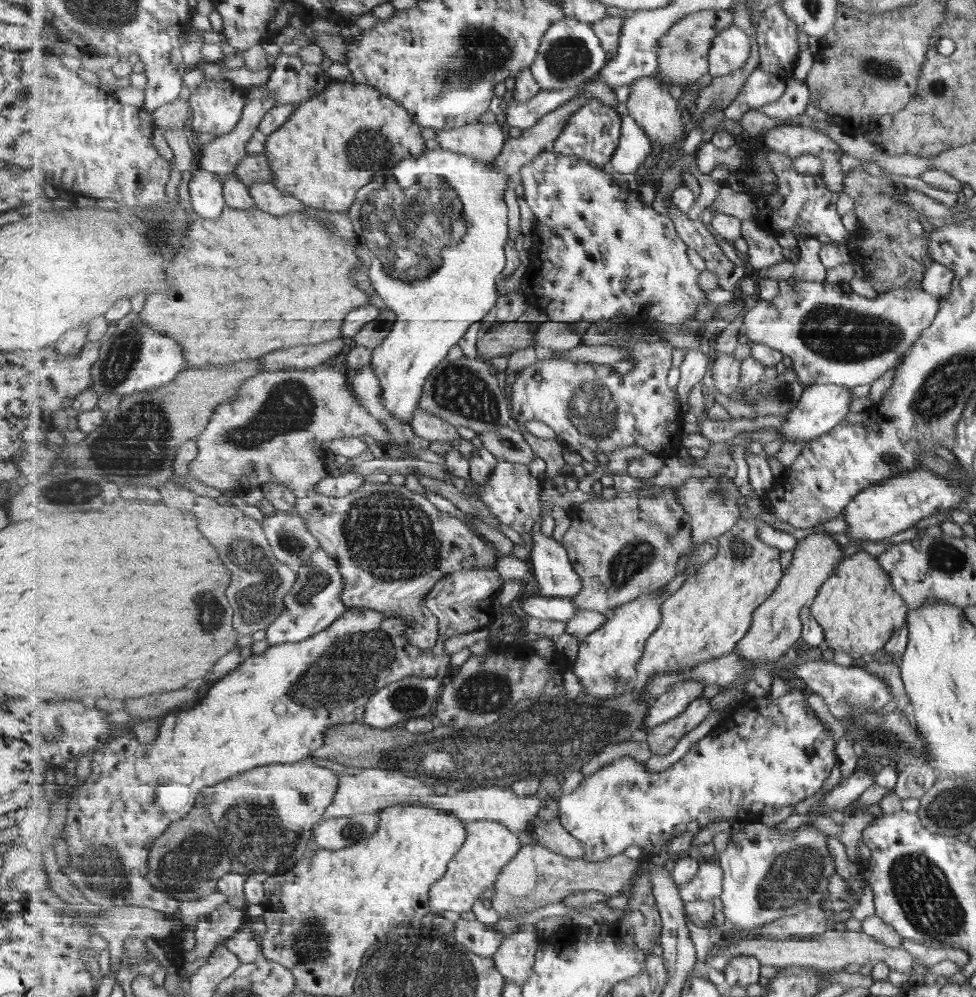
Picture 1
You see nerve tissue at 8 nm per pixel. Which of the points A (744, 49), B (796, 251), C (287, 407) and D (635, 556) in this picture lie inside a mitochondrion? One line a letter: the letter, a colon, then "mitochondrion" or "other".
A: other
B: other
C: mitochondrion
D: mitochondrion

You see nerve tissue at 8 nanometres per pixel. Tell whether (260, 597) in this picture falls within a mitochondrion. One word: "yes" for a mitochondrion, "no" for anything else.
yes

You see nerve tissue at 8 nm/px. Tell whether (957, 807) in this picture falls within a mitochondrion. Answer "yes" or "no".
yes

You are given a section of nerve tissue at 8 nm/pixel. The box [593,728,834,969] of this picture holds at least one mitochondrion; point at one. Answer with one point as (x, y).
(793, 875)

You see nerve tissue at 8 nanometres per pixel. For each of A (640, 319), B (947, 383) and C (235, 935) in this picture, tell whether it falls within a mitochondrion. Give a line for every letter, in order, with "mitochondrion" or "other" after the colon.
A: other
B: mitochondrion
C: other

